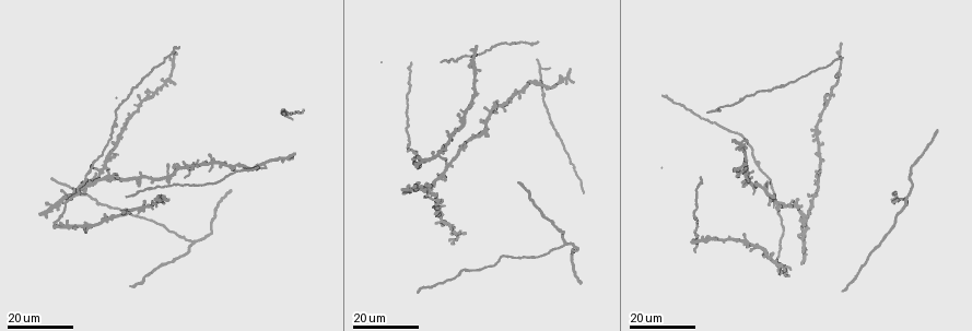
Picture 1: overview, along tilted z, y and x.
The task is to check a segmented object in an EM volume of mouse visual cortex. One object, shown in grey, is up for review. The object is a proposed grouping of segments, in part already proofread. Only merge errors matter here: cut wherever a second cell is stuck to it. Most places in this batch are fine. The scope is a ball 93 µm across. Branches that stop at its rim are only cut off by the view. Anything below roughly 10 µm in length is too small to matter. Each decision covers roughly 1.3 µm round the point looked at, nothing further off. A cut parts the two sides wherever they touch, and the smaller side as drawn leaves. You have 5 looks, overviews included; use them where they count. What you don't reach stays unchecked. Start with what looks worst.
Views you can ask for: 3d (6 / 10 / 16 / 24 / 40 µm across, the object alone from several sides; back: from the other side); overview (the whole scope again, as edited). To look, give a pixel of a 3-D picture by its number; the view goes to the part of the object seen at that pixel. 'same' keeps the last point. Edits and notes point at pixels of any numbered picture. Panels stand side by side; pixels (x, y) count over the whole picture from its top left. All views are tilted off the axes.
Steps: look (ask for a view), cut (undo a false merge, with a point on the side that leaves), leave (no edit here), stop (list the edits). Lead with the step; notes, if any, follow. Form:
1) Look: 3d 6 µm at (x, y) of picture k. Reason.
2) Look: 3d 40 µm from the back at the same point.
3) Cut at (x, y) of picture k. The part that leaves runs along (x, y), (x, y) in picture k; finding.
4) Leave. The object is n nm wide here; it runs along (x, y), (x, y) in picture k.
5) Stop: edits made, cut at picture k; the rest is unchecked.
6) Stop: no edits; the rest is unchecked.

Look: 3d 16 µm at (805, 220) of picture 1. Four arms meet.

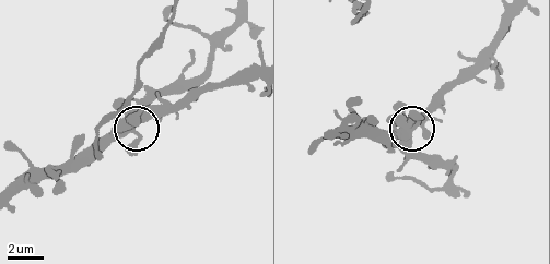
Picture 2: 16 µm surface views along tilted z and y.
Look: 3d 10 µm at (405, 137) of picture 2.

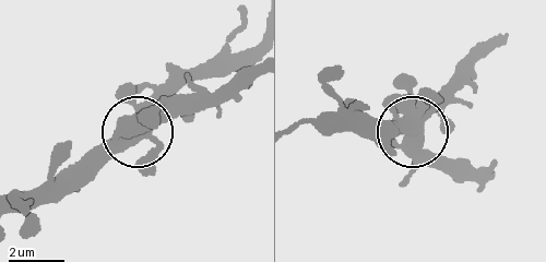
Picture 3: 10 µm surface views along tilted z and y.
Leave. The side arm is 112 µm long; continuous, no second cell.

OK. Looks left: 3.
Look: 3d 16 µm at (450, 166) of picture 1. Looks like a crossing.

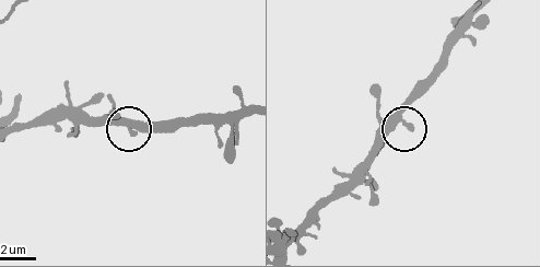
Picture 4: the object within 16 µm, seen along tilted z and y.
Look: 3d 6 µm at (392, 127) of picture 4.

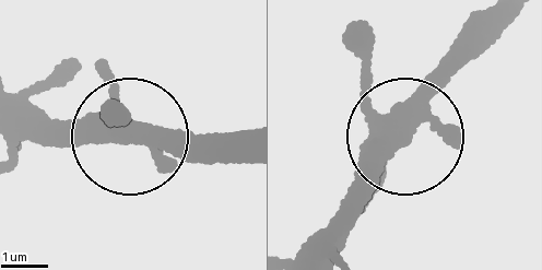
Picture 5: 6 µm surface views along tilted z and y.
Leave. 5 arms meet here; it runs along (383, 124), (402, 144), (340, 213) in picture 5; all the same cell.

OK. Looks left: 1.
Stop: no edits; the rest is unchecked.

